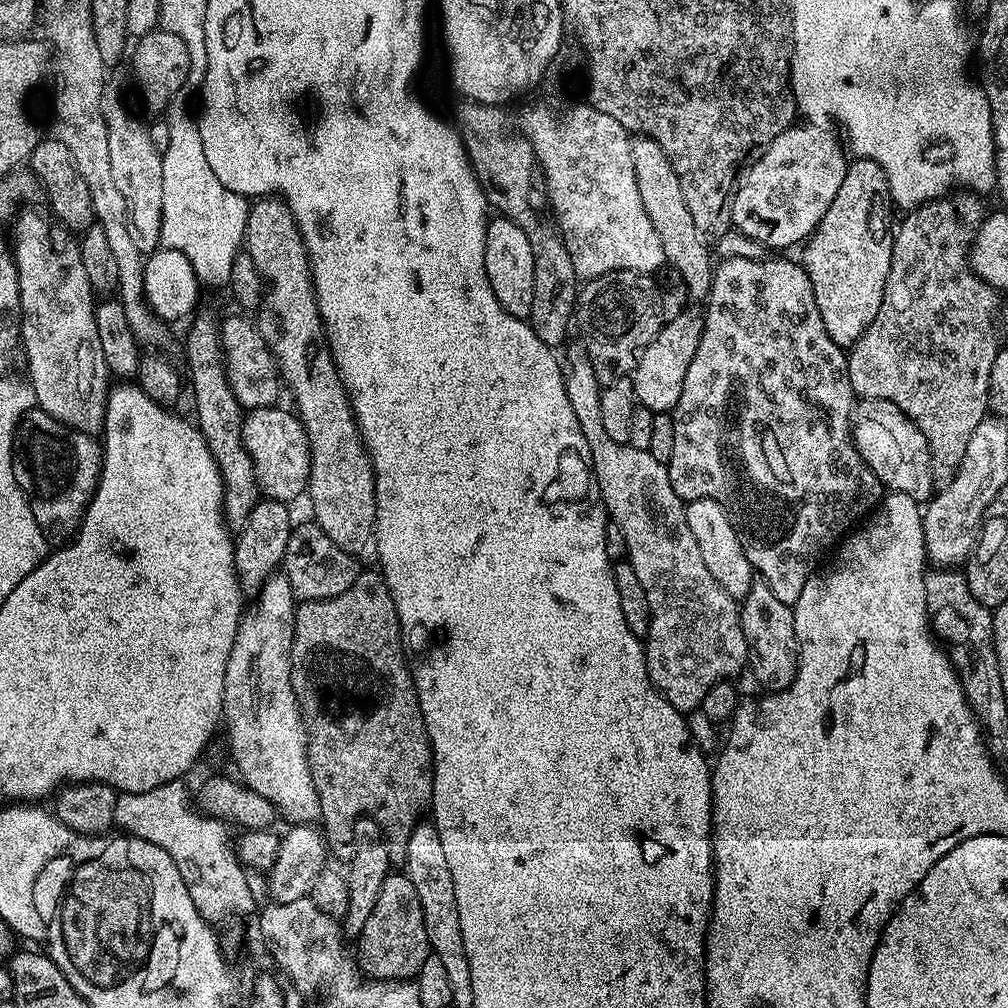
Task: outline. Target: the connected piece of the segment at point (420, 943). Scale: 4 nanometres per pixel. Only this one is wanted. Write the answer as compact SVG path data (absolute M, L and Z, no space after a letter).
M389 874L385 878L370 918L366 919L358 937L358 943L358 963L365 976L374 980L412 980L419 976L430 949L422 905L407 875Z

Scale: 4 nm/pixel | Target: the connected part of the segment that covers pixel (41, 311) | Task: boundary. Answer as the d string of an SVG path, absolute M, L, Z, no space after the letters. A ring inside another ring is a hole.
M22 212L15 217L14 259L16 273L20 276L20 338L22 352L24 348L24 356L28 359L27 379L36 395L39 411L50 414L50 418L58 418L58 422L79 432L103 433L110 373L102 354L98 326L94 322L98 300L90 278L86 278L86 266L82 266L80 249L77 241L63 227L52 228L53 221L47 215Z

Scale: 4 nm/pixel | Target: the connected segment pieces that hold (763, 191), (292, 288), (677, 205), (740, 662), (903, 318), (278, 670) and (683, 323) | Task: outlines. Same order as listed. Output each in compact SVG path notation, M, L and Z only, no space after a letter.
M796 122L770 142L770 150L766 150L766 154L762 154L762 158L744 173L736 190L732 207L735 231L740 231L748 240L757 240L768 250L799 245L815 232L826 210L830 210L830 202L834 202L834 194L838 194L838 186L842 186L842 178L846 178L850 163L845 145L841 141L840 145L835 134L824 127L828 126L820 122Z
M260 198L249 207L248 210L248 231L246 233L246 250L250 258L254 258L254 266L260 271L261 277L266 281L266 295L255 313L254 323L260 329L260 337L263 338L268 348L276 356L276 362L280 366L280 374L283 383L292 391L292 400L295 411L298 413L301 422L304 423L306 438L310 442L310 478L308 479L307 499L312 499L311 519L323 530L342 550L359 554L364 547L371 545L376 531L376 479L372 473L372 459L368 457L368 451L364 449L364 440L360 437L360 431L356 425L356 416L352 412L352 403L348 400L348 391L344 388L344 383L340 381L340 374L336 371L336 363L332 361L332 351L328 348L328 338L324 335L324 323L320 317L320 311L316 305L316 291L312 289L312 267L308 265L308 253L304 250L304 238L300 233L300 228L296 225L296 219L292 217L292 211L288 205L280 198Z
M640 136L632 140L632 157L638 194L642 194L642 206L646 206L646 214L650 214L654 230L658 230L665 261L680 271L679 279L684 282L693 301L707 301L708 292L712 289L714 259L708 253L709 241L698 230L698 226L694 226L690 210L686 210L686 202L682 198L682 182L678 182L678 174L673 170L666 150L662 150L662 146L658 146L658 142L649 136Z
M576 342L576 345L568 352L564 385L566 386L566 394L570 398L570 406L574 406L574 416L578 418L578 426L582 426L582 434L590 446L592 469L598 482L600 499L604 501L604 511L608 513L611 523L618 525L622 530L622 538L626 538L626 550L628 551L626 557L627 563L631 564L634 574L638 574L638 578L642 582L642 590L646 590L646 602L650 606L650 618L652 619L646 637L648 677L652 679L652 685L659 690L661 696L665 696L679 712L688 714L693 709L699 709L700 703L704 701L706 694L714 685L731 681L733 678L736 678L732 676L738 675L742 670L745 671L748 662L748 647L746 646L746 638L742 634L740 609L737 601L733 600L730 594L726 594L726 590L722 590L722 586L714 578L714 574L710 574L710 570L706 570L706 562L702 562L702 554L698 551L698 542L694 542L694 534L690 534L690 526L686 522L686 514L684 513L686 507L685 501L680 500L678 494L674 494L674 486L670 486L670 474L668 473L667 464L658 462L657 458L654 458L647 451L638 450L629 443L619 444L618 442L614 442L614 438L610 438L610 434L606 434L606 429L602 427L602 418L600 417L602 414L602 406L600 405L602 385L594 374L594 366L590 362L590 358L584 353L583 343Z
M956 190L939 200L919 204L901 224L899 221L892 237L890 274L882 306L878 306L874 322L847 353L853 393L866 400L894 402L922 430L932 459L932 483L937 489L954 482L970 434L989 415L990 370L1002 347L1002 341L996 337L996 311L1000 308L997 289L975 273L969 260L969 248L986 217L980 200L983 199L975 192Z
M273 574L260 588L254 597L252 610L241 619L240 628L236 632L234 638L234 646L230 650L230 658L226 662L226 682L224 683L224 710L222 713L223 723L228 723L228 734L232 738L232 756L236 759L236 768L239 779L247 784L250 790L254 790L258 794L262 794L262 798L270 798L270 802L274 802L277 813L281 817L284 816L289 821L289 825L298 824L315 825L321 819L320 799L318 798L318 790L314 786L314 778L310 770L310 762L308 761L308 733L304 723L303 716L300 715L300 703L296 701L294 694L294 686L292 685L292 643L294 642L294 622L296 621L296 609L298 601L294 590L290 586L288 577L283 574Z
M684 310L673 321L661 323L656 337L652 339L650 346L646 346L636 364L635 372L630 376L639 407L649 408L654 414L671 413L675 409L682 394L686 370L690 370L690 362L694 362L703 329L704 317L699 311L696 313Z

